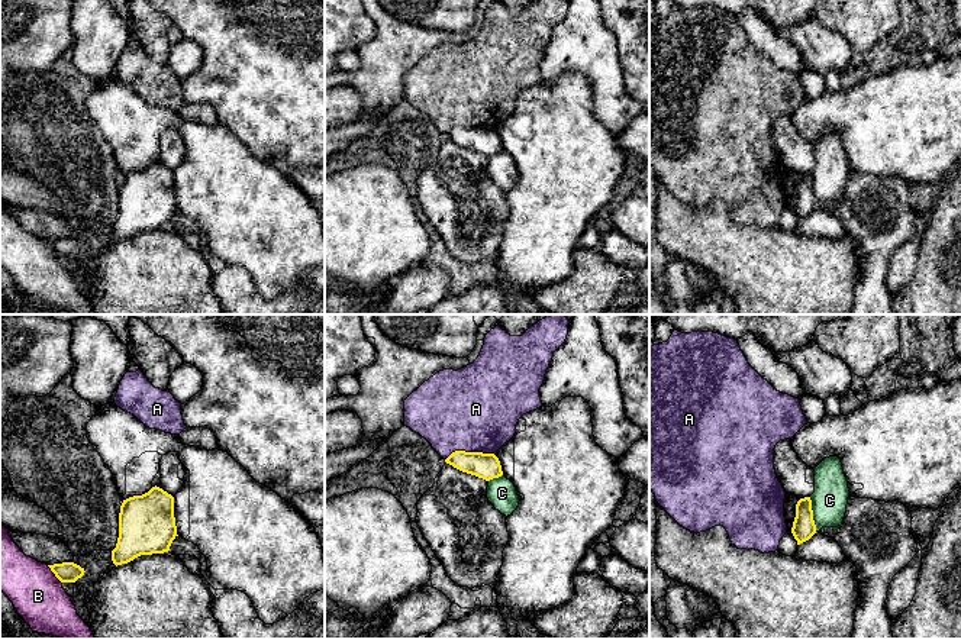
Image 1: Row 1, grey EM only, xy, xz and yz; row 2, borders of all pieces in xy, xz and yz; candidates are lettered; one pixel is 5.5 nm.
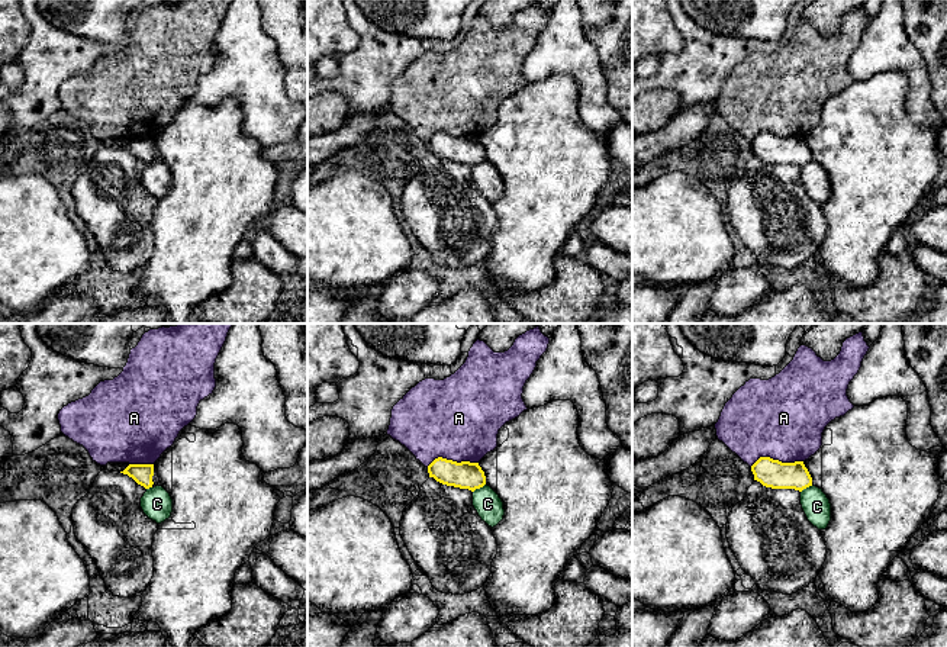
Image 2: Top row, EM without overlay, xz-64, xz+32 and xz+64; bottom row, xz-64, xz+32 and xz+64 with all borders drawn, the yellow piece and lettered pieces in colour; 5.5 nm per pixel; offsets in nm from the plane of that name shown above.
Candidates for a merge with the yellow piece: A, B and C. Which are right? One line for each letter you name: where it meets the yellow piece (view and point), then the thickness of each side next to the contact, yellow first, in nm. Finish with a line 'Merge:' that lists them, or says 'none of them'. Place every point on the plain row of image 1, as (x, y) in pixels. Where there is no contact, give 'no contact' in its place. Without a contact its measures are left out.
Merge: none of them

